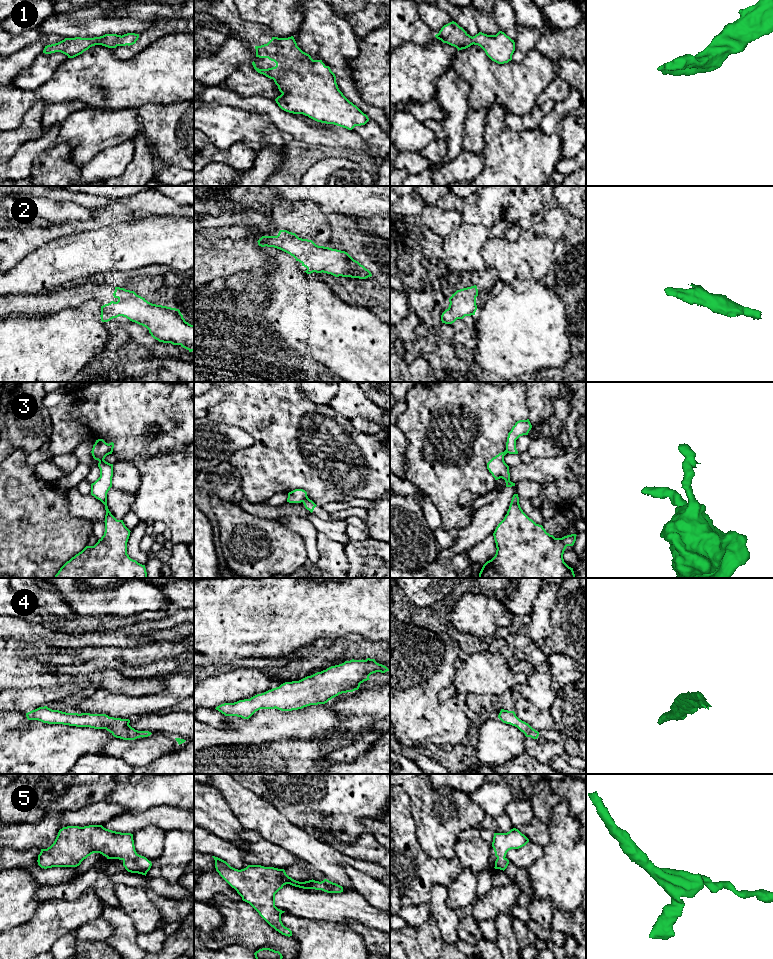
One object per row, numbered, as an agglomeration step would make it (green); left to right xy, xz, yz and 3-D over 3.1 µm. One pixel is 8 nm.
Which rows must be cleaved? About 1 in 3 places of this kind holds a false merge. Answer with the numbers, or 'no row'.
3

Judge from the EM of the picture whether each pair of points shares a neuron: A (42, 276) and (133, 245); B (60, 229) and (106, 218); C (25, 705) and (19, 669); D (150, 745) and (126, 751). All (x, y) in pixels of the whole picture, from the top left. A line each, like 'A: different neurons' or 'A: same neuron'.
A: same neuron
B: same neuron
C: different neurons
D: same neuron

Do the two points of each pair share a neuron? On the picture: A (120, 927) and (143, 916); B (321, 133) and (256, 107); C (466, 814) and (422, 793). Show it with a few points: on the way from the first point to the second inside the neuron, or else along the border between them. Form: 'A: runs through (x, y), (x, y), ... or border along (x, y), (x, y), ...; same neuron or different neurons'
A: border along (120, 905), (138, 931); different neurons
B: runs through (305, 133), (289, 122), (285, 122), (272, 110); same neuron
C: runs through (451, 828), (439, 828), (424, 813), (424, 808); same neuron

